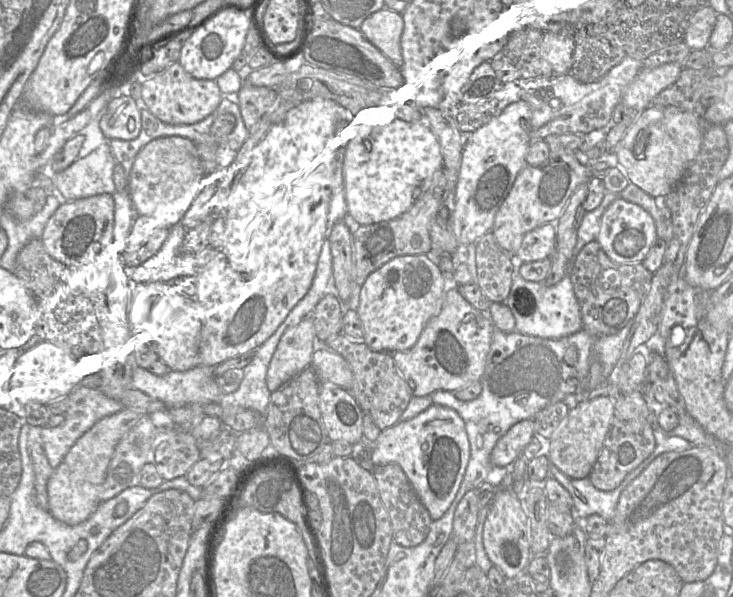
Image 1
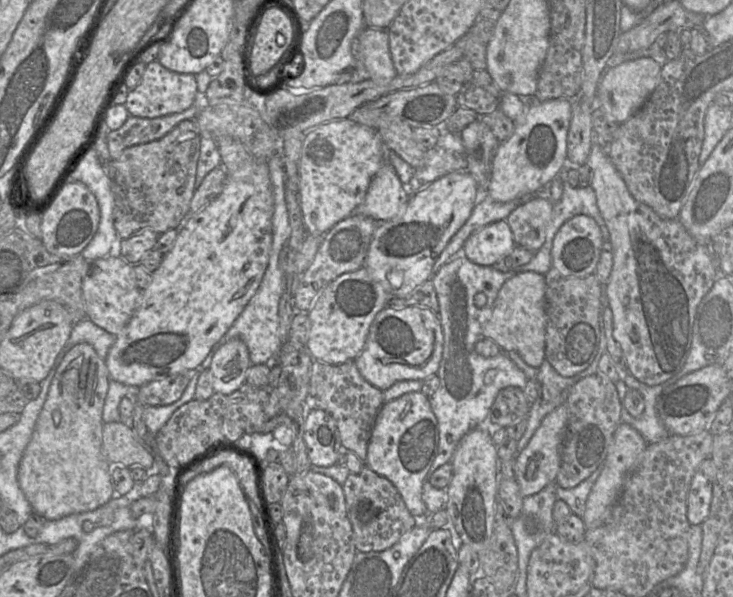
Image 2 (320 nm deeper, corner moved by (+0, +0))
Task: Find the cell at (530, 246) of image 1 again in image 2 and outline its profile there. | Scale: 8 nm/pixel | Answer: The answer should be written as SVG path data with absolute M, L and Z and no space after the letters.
M501 220L471 234L464 243L463 253L475 264L492 266L510 254L515 245L508 223Z

